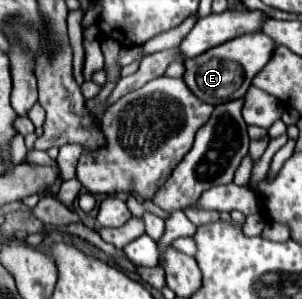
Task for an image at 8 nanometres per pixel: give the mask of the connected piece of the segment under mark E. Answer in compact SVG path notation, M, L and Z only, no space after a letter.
M262 31L236 37L228 43L222 43L220 47L214 47L212 51L206 51L204 55L200 55L196 59L188 59L188 63L184 63L186 65L184 81L194 95L198 95L200 99L204 99L206 103L212 103L212 105L240 99L246 95L248 87L252 85L252 79L272 59L276 47L278 47L278 43L272 37L264 35Z

